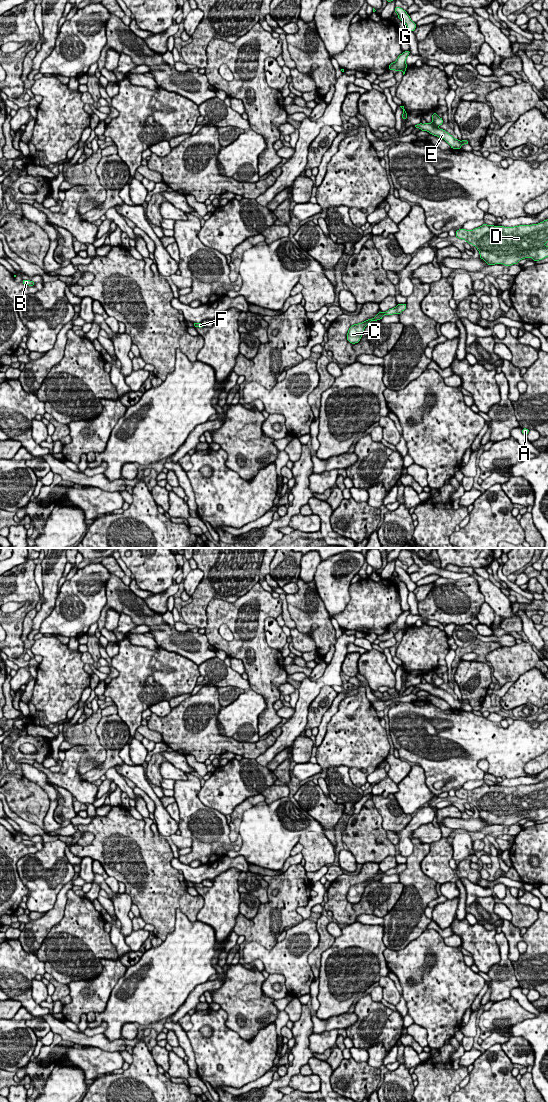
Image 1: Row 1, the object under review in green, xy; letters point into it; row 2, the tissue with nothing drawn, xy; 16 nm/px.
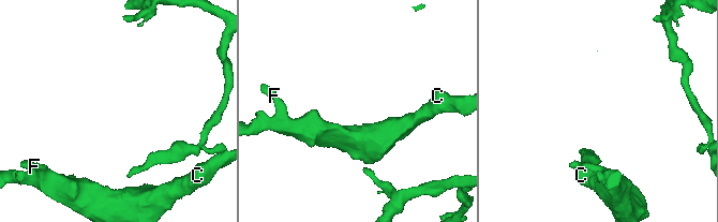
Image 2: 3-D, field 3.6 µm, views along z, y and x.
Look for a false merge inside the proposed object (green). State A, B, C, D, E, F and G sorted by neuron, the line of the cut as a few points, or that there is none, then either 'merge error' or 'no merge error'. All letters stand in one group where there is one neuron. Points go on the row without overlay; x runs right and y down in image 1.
A B C D E F / G; cut in xy along (407, 625), (402, 630); merge error

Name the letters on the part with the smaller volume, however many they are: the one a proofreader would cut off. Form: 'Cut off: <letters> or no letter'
Cut off: G

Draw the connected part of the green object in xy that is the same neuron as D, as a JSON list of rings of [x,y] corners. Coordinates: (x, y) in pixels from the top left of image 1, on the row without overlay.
[[[548,779],[538,784],[514,787],[483,784],[473,790],[459,789],[455,796],[472,804],[489,826],[511,826],[521,819],[539,821],[548,817]]]

